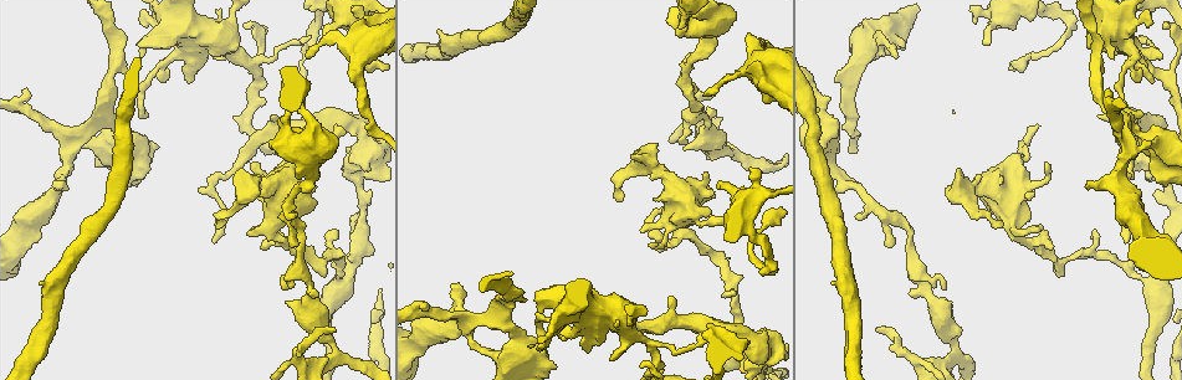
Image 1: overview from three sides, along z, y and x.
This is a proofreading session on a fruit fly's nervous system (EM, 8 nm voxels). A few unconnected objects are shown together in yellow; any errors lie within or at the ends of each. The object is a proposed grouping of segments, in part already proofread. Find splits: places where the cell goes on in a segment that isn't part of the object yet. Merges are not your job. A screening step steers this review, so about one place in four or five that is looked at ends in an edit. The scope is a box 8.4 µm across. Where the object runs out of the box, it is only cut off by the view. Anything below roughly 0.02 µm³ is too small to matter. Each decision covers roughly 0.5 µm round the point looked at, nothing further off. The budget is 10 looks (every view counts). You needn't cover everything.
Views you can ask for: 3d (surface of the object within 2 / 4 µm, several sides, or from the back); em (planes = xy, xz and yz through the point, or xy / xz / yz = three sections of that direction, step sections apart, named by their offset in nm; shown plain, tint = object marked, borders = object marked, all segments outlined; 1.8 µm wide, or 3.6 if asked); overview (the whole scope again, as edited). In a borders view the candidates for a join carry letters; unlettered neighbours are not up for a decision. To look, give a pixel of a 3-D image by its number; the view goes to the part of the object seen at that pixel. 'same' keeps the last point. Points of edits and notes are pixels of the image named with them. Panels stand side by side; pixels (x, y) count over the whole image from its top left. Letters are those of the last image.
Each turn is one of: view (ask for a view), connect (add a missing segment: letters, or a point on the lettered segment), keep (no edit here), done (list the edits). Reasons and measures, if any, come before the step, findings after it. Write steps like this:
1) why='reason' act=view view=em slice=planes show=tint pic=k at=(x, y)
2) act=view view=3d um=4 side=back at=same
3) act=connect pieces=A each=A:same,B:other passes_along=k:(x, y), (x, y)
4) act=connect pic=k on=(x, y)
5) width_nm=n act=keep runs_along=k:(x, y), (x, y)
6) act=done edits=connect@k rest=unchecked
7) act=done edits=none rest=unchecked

why='branch stops here' act=view view=3d um=4 pic=1 at=(760, 170)

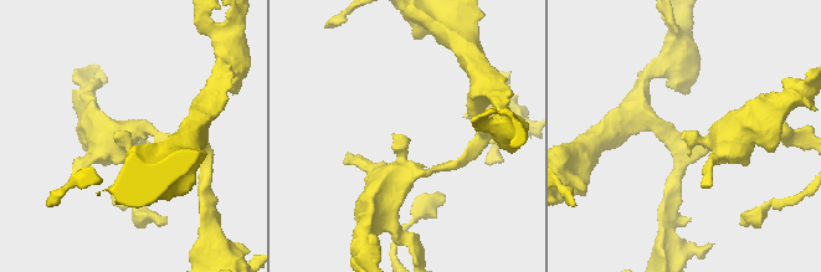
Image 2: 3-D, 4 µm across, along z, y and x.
why='shape alone is not enough' act=view view=em slice=xy step=16 show=plain pic=2 at=(410, 140)

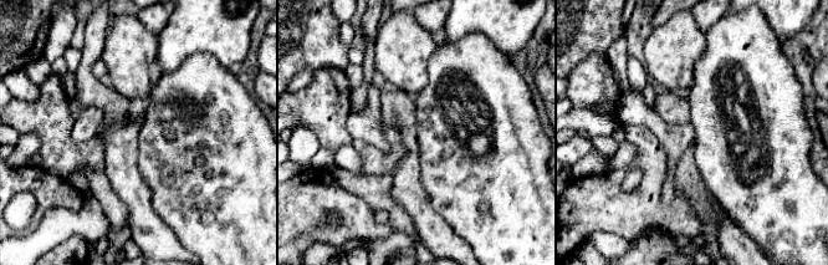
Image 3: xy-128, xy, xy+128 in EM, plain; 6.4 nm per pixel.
why='see the neighbours' act=view view=em slice=xy step=16 show=borders at=same

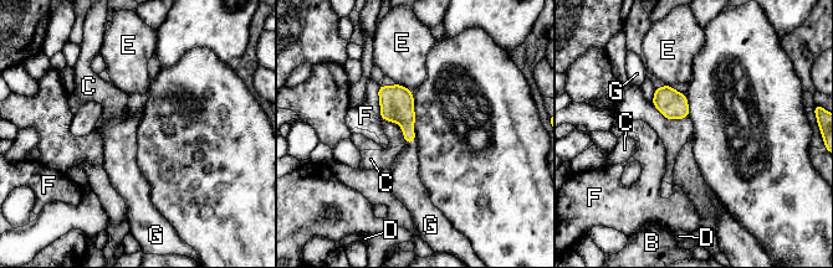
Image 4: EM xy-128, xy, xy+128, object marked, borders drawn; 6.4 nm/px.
width_nm=180 act=keep each=B:other,C:other,D:other,E:other,F:other,G:other border=4:(382, 117), (399, 125), (405, 142) found='none of them fits'

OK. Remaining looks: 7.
why='calibre changes' act=view view=em slice=xy step=4 show=tint pic=1 at=(823, 102)

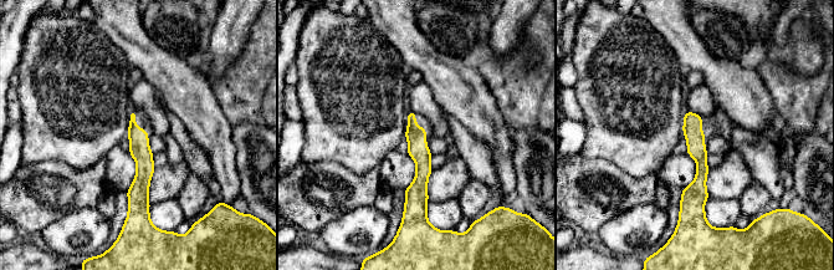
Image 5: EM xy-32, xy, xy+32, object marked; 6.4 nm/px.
act=view view=em slice=planes show=tint at=same

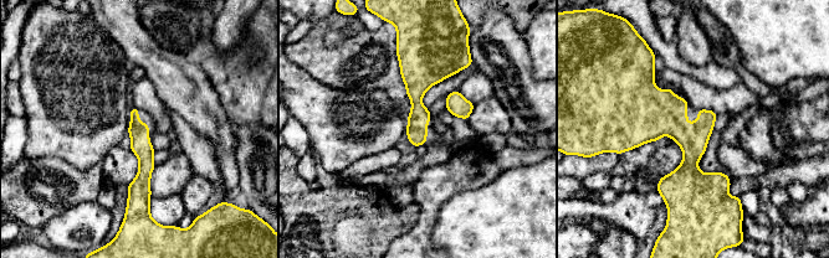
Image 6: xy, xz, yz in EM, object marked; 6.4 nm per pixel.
act=view view=em slice=planes show=borders at=same

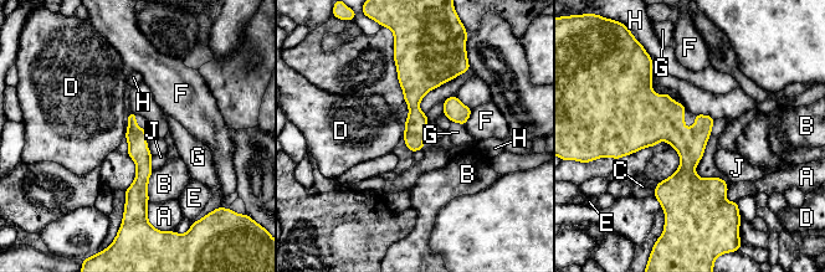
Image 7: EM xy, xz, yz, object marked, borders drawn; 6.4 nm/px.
act=keep each=A:other,B:other,C:other,D:other,E:other,F:other,G:other,H:other,J:other runs_along=7:(132, 116), (142, 179), (131, 209) found='none of them fits'

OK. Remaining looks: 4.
why='free end' act=view view=em slice=planes show=borders pic=1 at=(1087, 185)

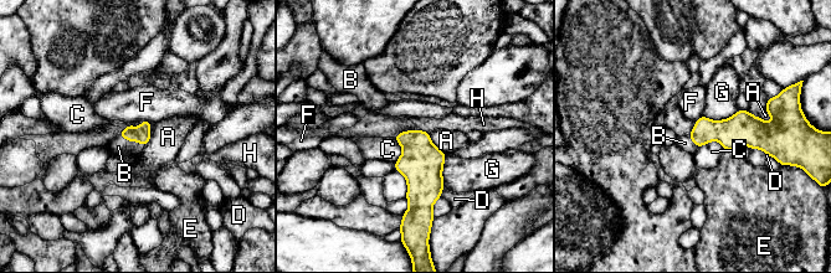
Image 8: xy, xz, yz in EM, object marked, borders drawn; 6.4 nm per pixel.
act=connect pieces=B each=A:other,B:same,C:other,D:other,E:other,F:other,G:other,H:other passes_along=8:(142, 134), (132, 140), (118, 147) found='it goes on there'

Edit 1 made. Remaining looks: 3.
why='an open end' act=view view=3d um=2 pic=1 at=(1161, 58)

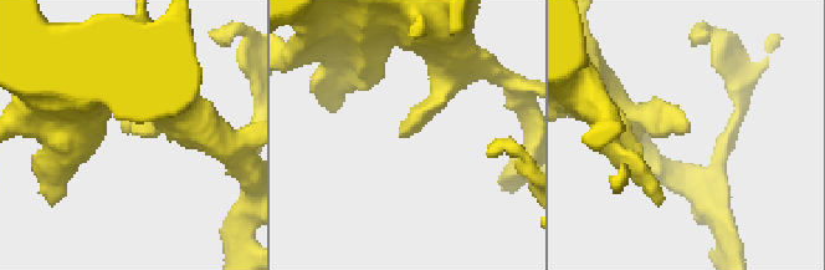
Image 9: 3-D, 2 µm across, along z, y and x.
why='need the tissue' act=view view=em slice=planes show=tint pic=9 at=(122, 125)

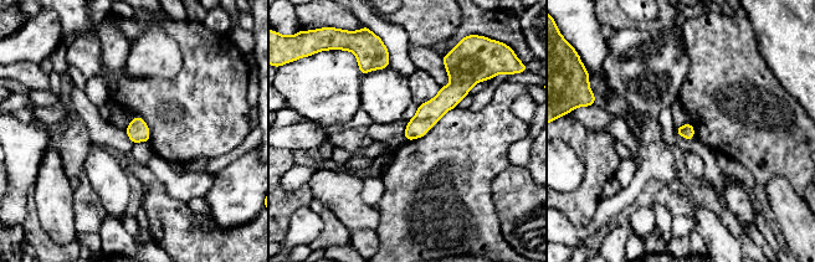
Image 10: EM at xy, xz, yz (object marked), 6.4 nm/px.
act=view view=em slice=planes show=borders at=same

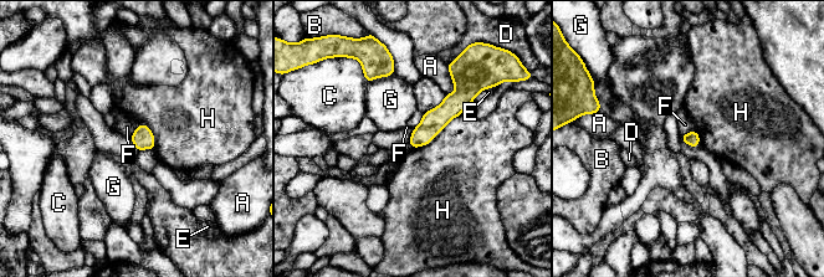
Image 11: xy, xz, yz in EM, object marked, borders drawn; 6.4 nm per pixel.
act=keep each=A:other,B:other,C:other,D:other,E:other,F:other,G:other,H:other found='no lettered segment goes on from it'

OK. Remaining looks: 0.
act=done edits=connect@8 rest=unchecked

